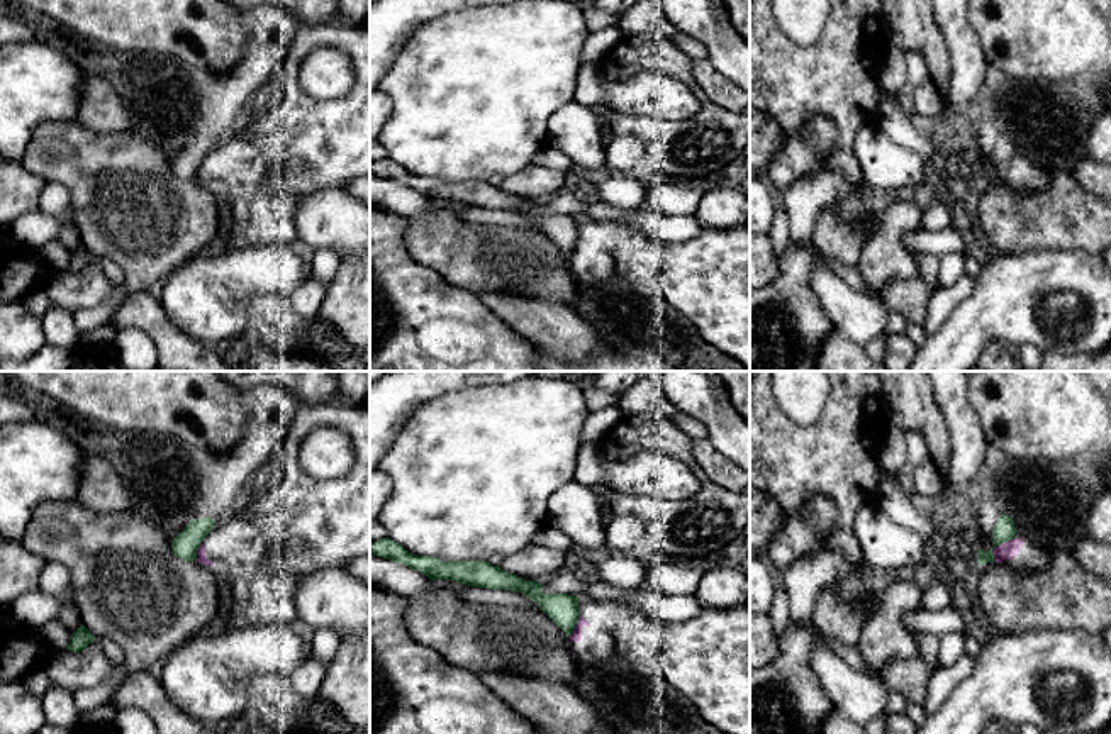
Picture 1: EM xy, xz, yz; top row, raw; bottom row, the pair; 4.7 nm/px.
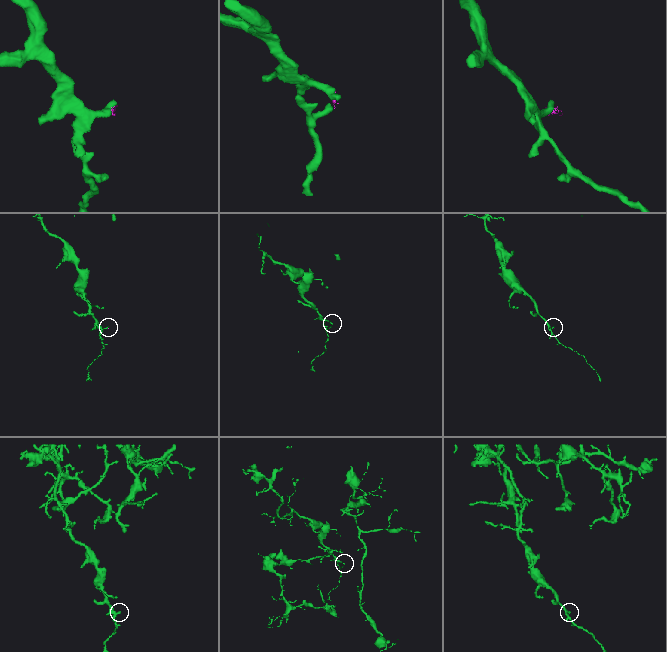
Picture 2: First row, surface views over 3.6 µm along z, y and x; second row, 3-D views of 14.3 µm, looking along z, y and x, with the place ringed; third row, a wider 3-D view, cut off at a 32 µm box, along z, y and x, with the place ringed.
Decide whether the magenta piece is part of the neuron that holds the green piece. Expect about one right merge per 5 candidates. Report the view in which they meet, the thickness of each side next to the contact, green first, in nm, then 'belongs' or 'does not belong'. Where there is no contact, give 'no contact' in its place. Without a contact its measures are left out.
yz | 100/80 nm | does not belong

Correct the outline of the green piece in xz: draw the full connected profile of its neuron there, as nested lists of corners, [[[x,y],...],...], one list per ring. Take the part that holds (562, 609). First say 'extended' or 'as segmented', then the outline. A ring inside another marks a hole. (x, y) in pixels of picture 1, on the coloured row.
as segmented; [[[388,537],[371,542],[370,554],[409,566],[433,581],[451,580],[477,588],[524,593],[529,600],[536,602],[567,636],[573,632],[580,615],[577,597],[567,593],[543,593],[541,583],[517,578],[499,566],[492,566],[489,561],[441,561],[431,556],[417,556]]]

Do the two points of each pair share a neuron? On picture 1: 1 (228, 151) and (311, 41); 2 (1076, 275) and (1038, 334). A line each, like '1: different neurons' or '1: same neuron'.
1: same neuron
2: same neuron

